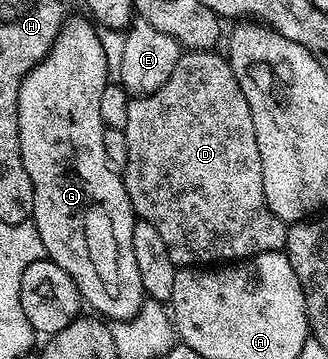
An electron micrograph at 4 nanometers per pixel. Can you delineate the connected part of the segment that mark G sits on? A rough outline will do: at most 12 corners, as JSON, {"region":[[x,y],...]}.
{"region":[[66,18],[19,89],[45,253],[109,321],[147,296],[103,150],[99,31]]}

